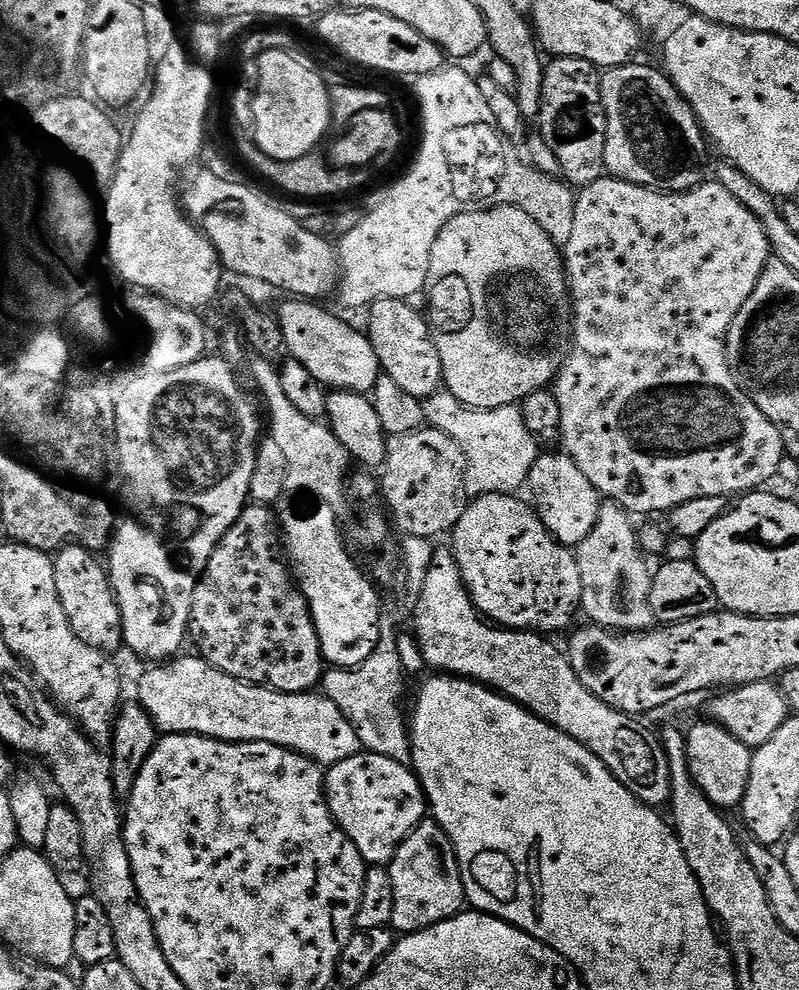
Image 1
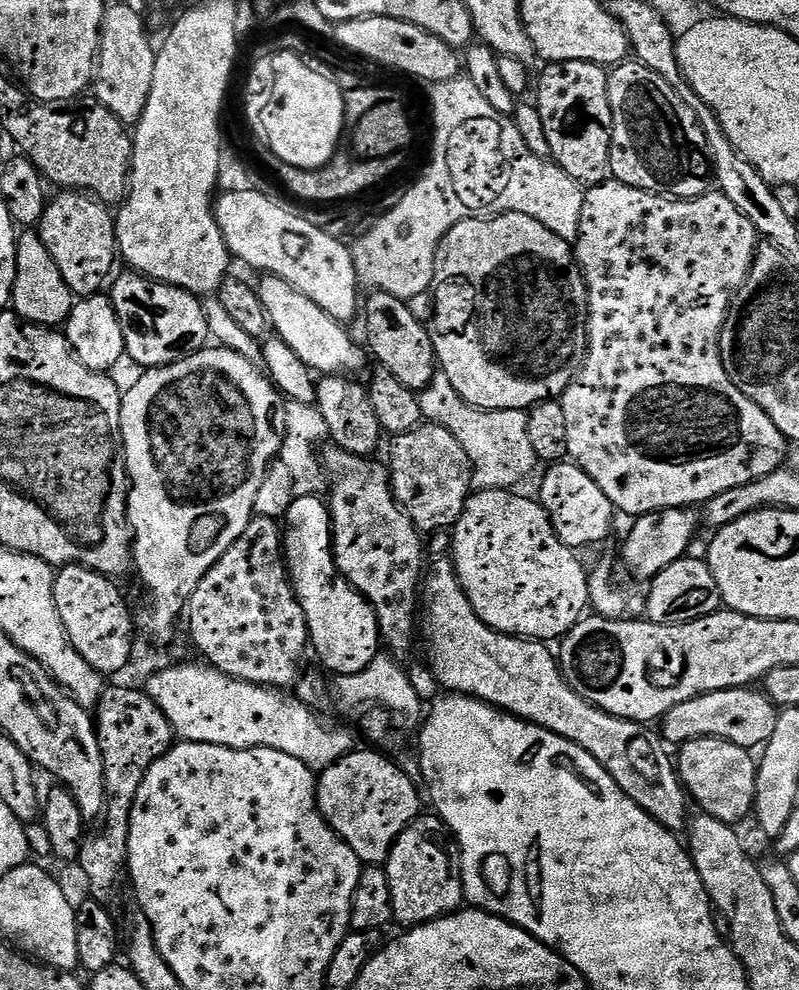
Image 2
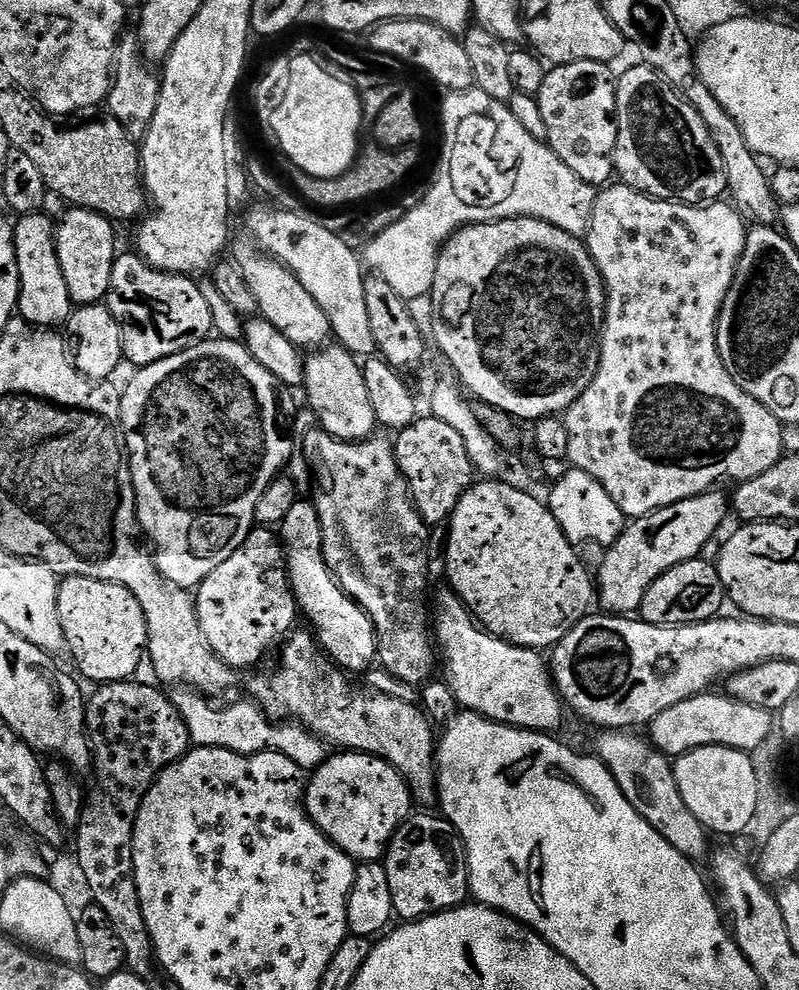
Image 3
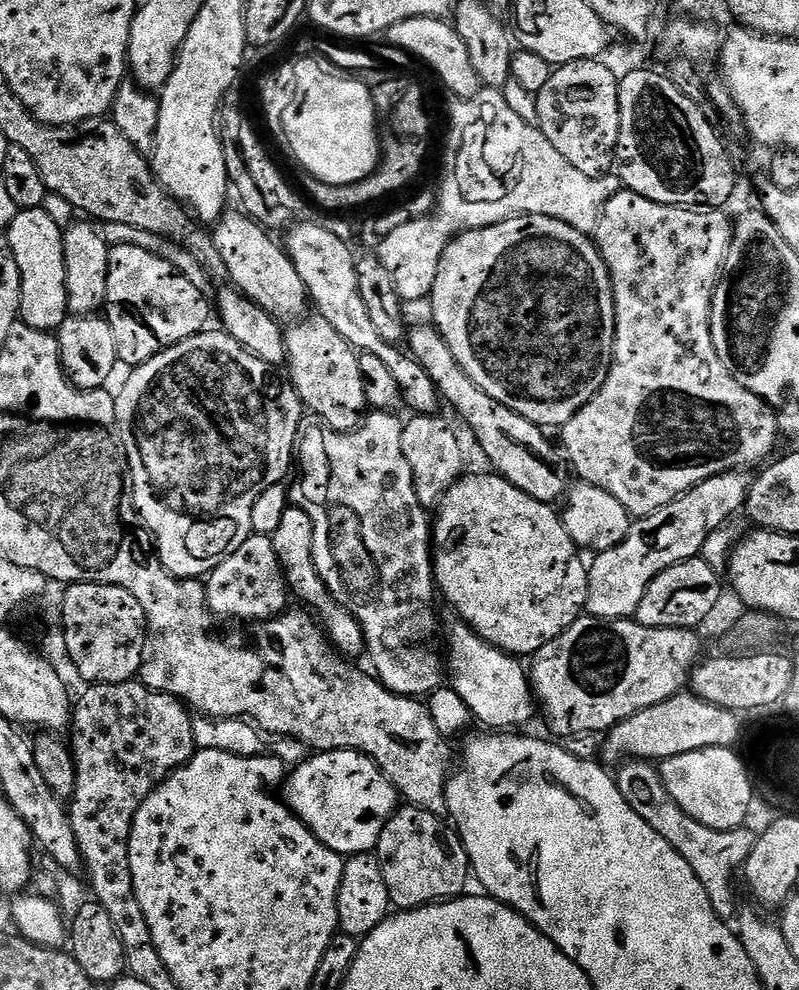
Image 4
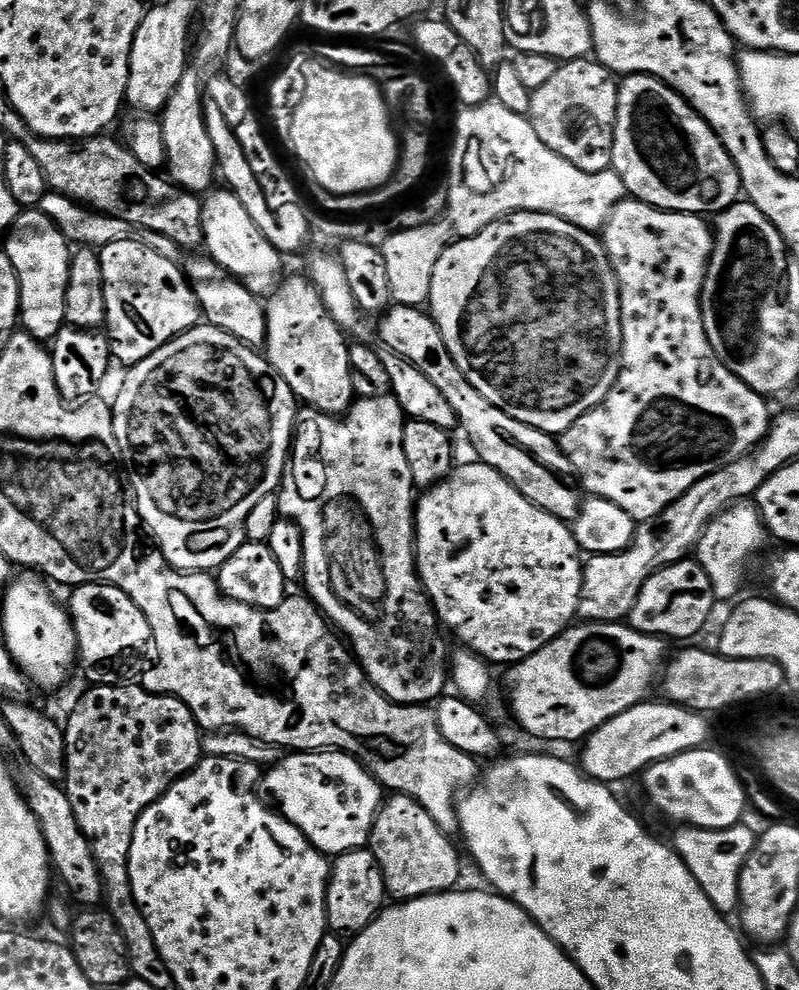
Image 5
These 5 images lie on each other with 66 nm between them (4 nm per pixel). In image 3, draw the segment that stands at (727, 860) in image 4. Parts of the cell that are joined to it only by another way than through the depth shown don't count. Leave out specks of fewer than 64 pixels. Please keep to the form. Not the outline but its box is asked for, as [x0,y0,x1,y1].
[595,730,710,862]

